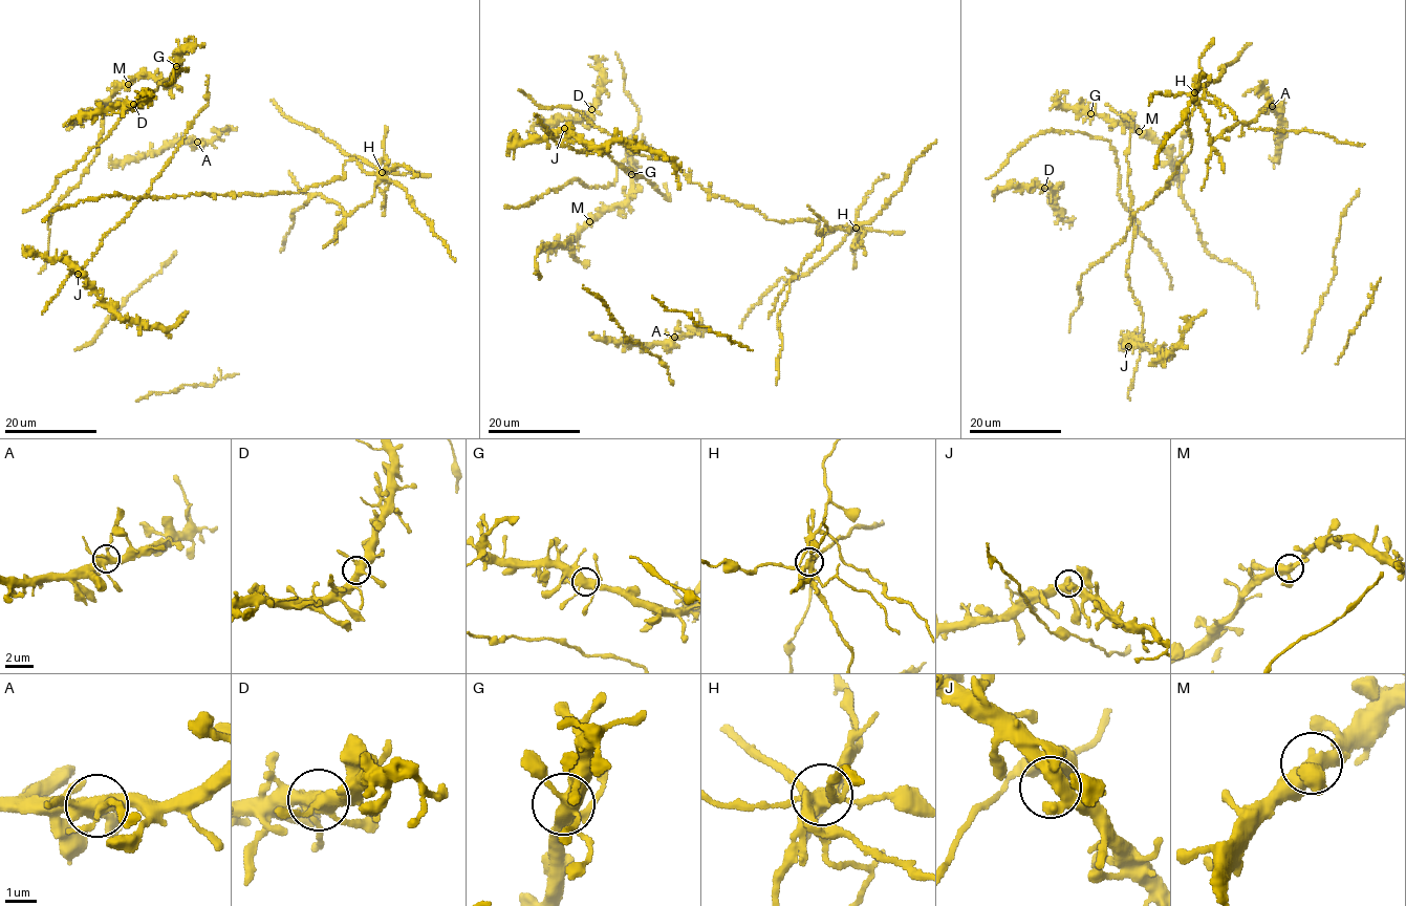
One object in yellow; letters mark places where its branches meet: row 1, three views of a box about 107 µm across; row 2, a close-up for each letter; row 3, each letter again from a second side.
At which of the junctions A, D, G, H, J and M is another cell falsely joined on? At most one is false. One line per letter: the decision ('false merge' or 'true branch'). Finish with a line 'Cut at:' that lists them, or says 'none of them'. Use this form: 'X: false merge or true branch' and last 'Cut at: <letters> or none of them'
A: true branch
D: true branch
G: true branch
H: false merge
J: true branch
M: true branch
Cut at: H

